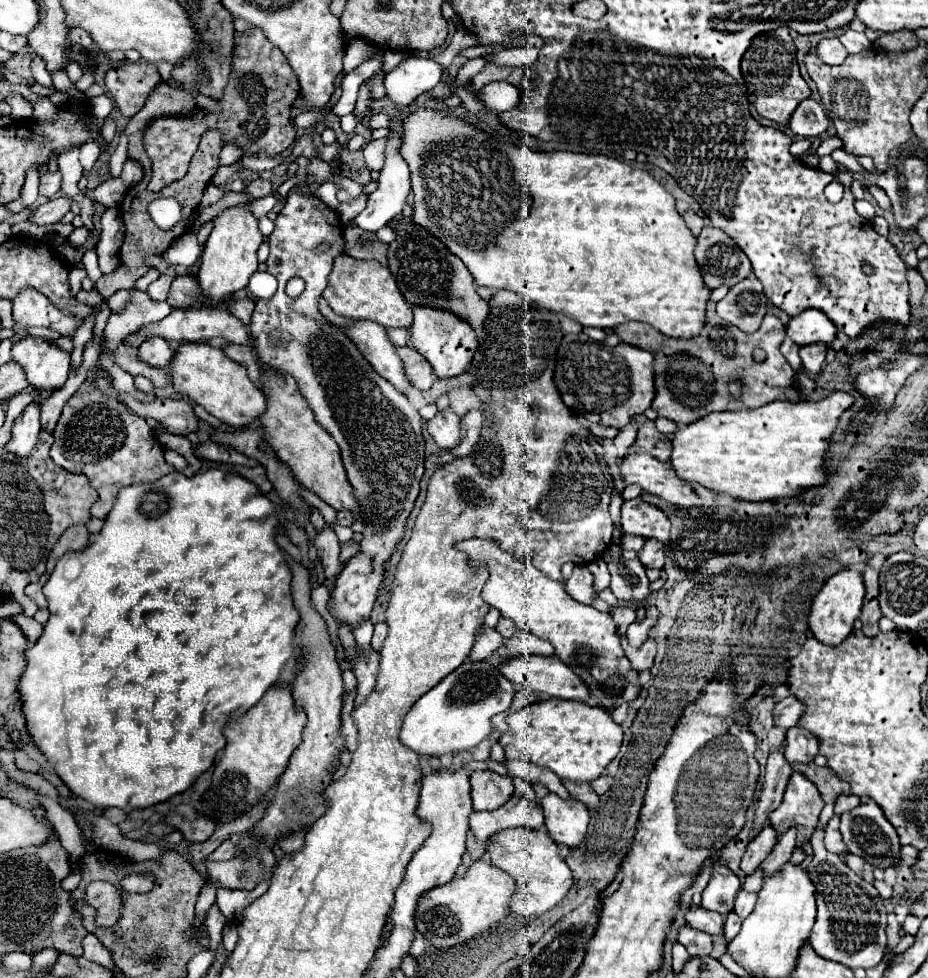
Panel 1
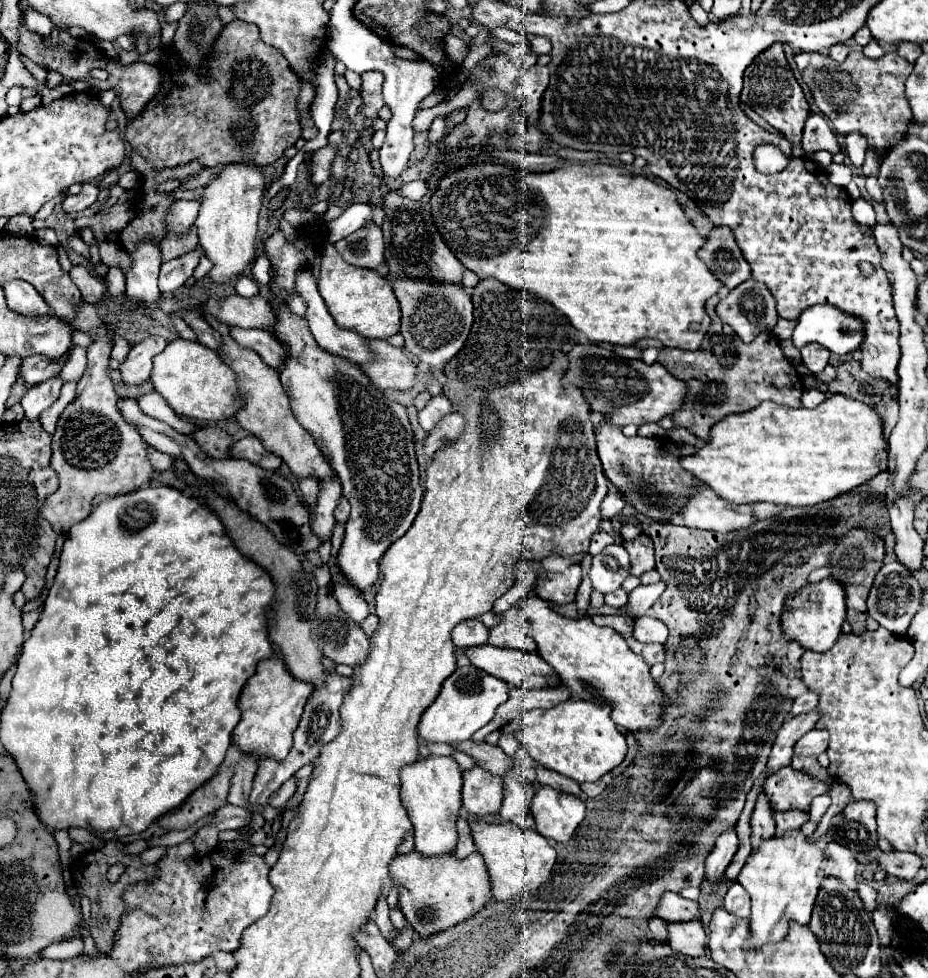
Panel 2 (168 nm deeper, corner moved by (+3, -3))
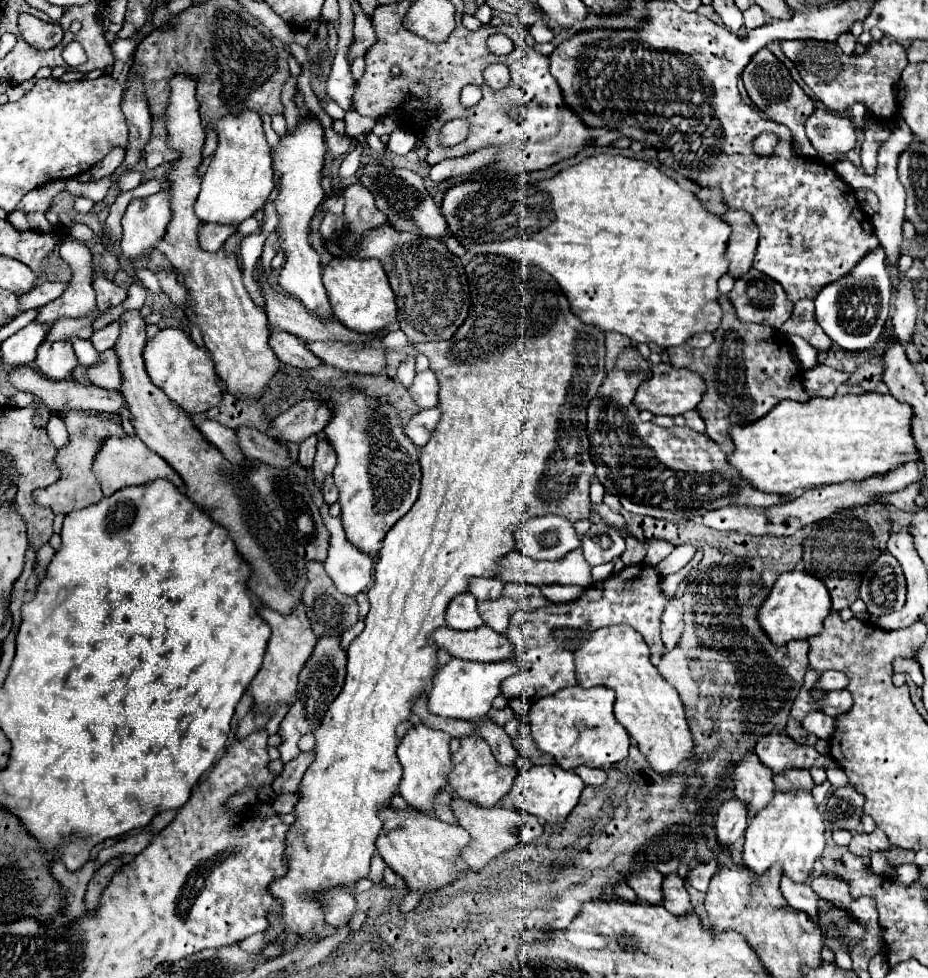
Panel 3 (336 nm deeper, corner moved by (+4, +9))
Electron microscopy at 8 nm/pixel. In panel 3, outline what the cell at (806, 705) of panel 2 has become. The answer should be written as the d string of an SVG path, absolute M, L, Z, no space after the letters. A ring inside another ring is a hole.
M824 671L816 683L816 687L832 691L832 689L846 689L848 677L842 671Z

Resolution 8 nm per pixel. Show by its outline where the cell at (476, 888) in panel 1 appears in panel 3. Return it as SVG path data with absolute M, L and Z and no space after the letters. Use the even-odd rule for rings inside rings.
M392 805L380 807L380 819L384 823L378 839L376 839L376 849L380 857L386 861L388 867L398 873L410 891L422 889L440 889L450 885L456 879L456 867L454 861L460 855L460 851L470 843L468 831L460 825L450 825L434 815L424 815L422 811L414 811L412 807L408 809L394 809Z

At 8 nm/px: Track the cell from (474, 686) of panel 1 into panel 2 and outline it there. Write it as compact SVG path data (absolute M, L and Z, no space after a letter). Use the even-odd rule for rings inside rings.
M473 665L457 667L457 671L451 677L447 677L445 683L441 685L441 691L435 697L435 701L421 715L417 725L419 739L423 739L425 743L447 743L447 745L467 741L475 731L479 731L495 717L495 709L501 703L505 703L507 695L509 687L501 679Z

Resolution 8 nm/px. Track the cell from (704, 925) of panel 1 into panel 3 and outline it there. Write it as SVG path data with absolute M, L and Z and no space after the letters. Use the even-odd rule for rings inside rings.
M654 867L632 871L626 877L626 883L628 883L628 887L634 889L634 893L640 901L646 901L650 905L662 903L662 889L660 889L662 875Z

